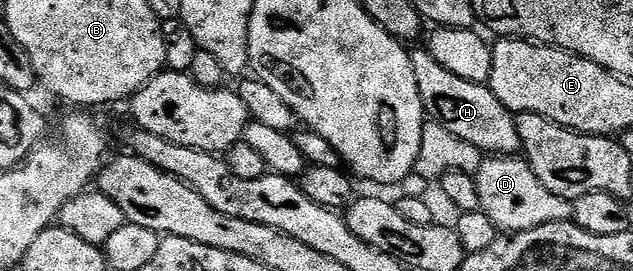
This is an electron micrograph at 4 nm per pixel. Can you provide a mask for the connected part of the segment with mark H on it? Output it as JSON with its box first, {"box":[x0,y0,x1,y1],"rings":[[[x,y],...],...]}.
{"box":[411,45,521,157],"rings":[[[420,45],[415,50],[411,52],[414,77],[418,81],[418,93],[422,97],[425,116],[431,122],[440,123],[454,136],[468,141],[488,157],[516,155],[521,150],[516,115],[508,111],[502,101],[498,101],[491,86],[454,77],[450,69],[442,69],[442,65],[434,61],[427,46]]]}

